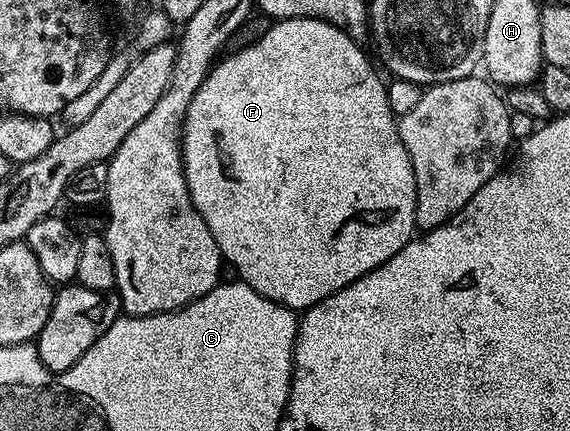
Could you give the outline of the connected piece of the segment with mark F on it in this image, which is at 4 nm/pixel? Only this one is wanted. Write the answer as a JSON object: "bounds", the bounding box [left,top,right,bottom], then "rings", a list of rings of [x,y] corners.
{"bounds":[183,16,417,310],"rings":[[[311,16],[281,20],[270,27],[260,40],[253,41],[248,48],[232,56],[224,55],[207,73],[197,94],[193,94],[193,102],[189,102],[189,110],[183,119],[183,173],[193,206],[197,214],[201,214],[205,226],[209,226],[209,234],[213,234],[213,242],[217,242],[220,257],[235,267],[234,275],[253,286],[257,294],[273,302],[284,304],[287,308],[306,310],[337,294],[337,290],[357,282],[357,278],[377,270],[377,266],[389,262],[397,250],[412,240],[417,232],[417,182],[413,178],[413,162],[409,162],[409,154],[399,137],[397,118],[391,113],[387,84],[375,73],[376,65],[372,57],[363,53],[364,45],[328,20],[315,20]]]}

